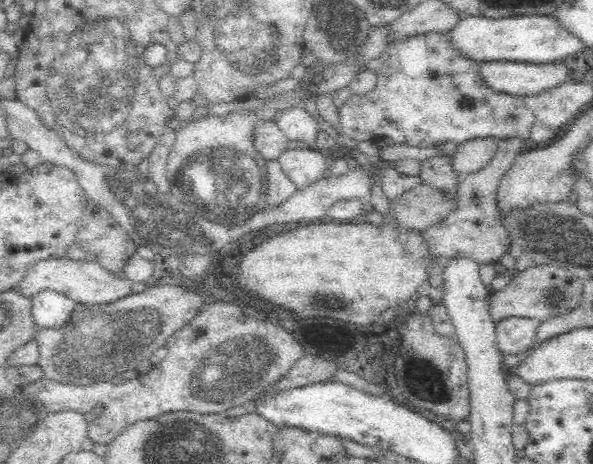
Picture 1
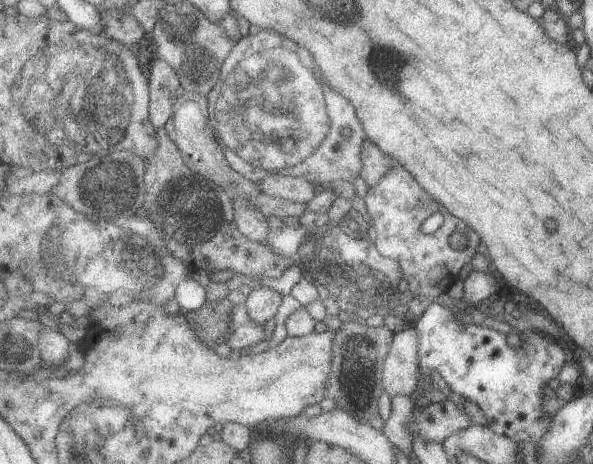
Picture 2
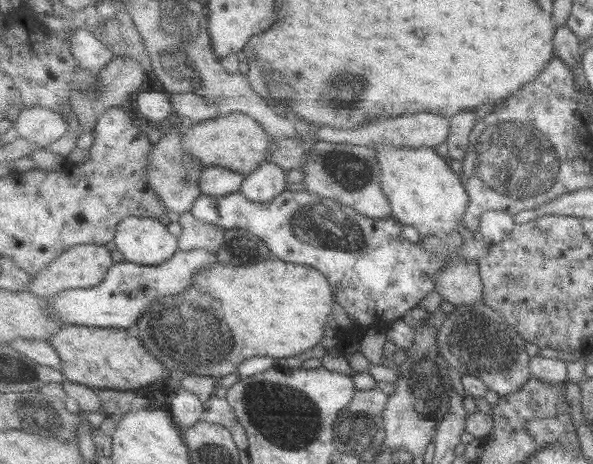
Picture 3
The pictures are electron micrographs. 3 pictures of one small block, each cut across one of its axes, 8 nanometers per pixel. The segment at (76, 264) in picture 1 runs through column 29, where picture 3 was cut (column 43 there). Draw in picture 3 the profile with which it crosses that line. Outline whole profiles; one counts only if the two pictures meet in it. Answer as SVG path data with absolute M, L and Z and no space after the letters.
M84 244L73 246L67 252L63 252L55 262L51 262L45 270L41 270L39 276L33 276L27 290L39 295L39 297L49 299L51 296L57 296L63 290L99 286L105 280L109 269L115 264L111 251L107 250L105 245Z

